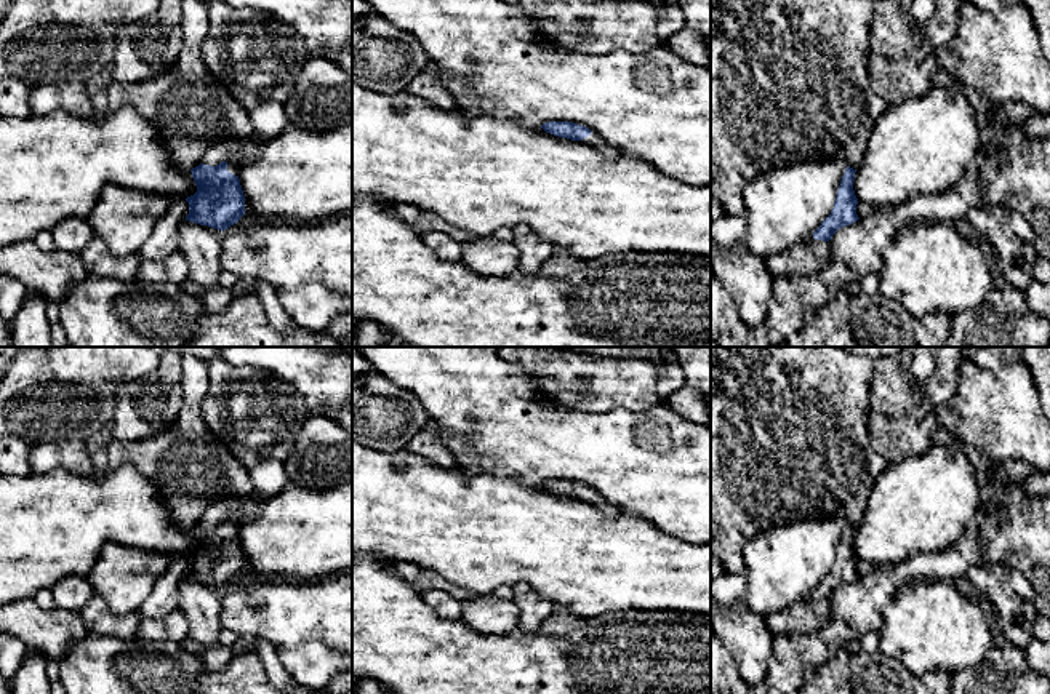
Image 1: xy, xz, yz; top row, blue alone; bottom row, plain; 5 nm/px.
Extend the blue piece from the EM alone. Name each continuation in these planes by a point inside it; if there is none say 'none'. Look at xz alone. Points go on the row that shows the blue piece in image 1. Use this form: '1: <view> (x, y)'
1: xz (594, 139)

